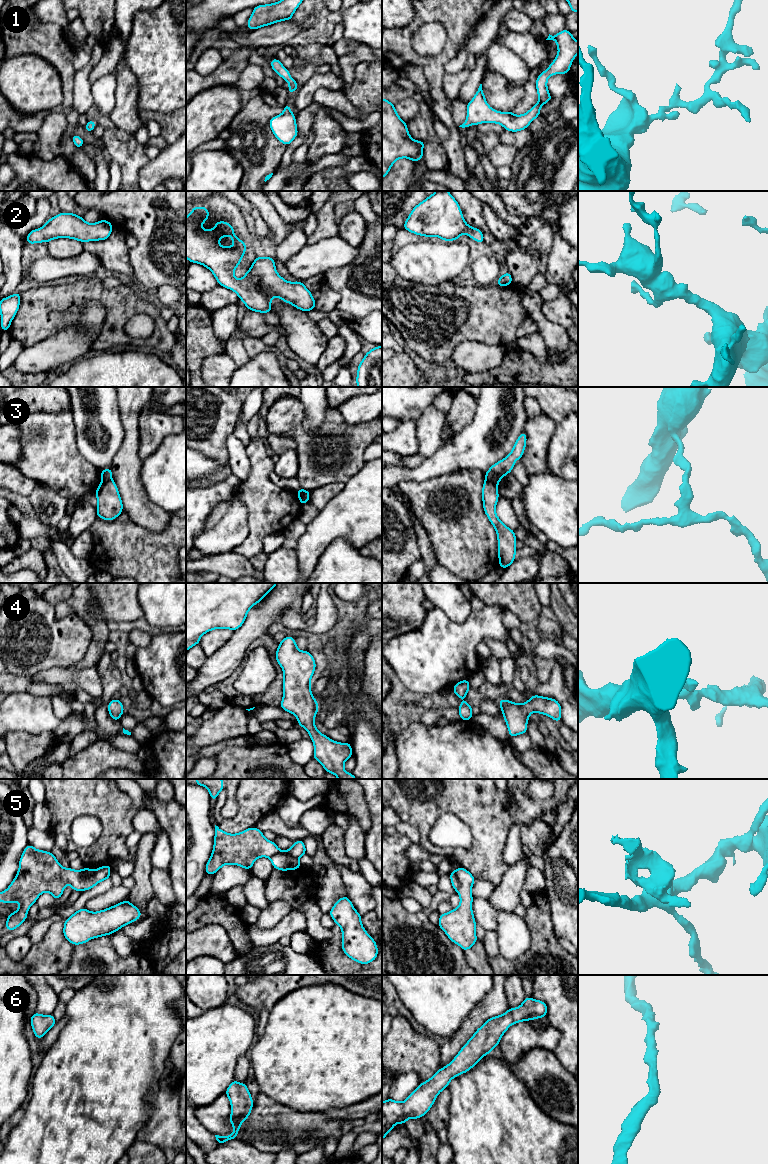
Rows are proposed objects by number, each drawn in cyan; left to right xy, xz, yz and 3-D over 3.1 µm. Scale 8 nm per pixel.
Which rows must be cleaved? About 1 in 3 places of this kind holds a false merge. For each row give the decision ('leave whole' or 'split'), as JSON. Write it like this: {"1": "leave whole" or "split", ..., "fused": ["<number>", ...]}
{"1": "leave whole", "2": "leave whole", "3": "split", "4": "leave whole", "5": "split", "6": "leave whole", "fused": ["3", "5"]}

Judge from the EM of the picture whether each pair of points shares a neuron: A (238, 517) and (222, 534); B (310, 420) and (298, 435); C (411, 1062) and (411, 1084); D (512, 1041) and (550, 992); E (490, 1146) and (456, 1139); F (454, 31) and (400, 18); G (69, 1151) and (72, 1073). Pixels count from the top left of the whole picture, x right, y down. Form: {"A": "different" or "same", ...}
{"A": "same", "B": "different", "C": "different", "D": "different", "E": "same", "F": "different", "G": "same"}

